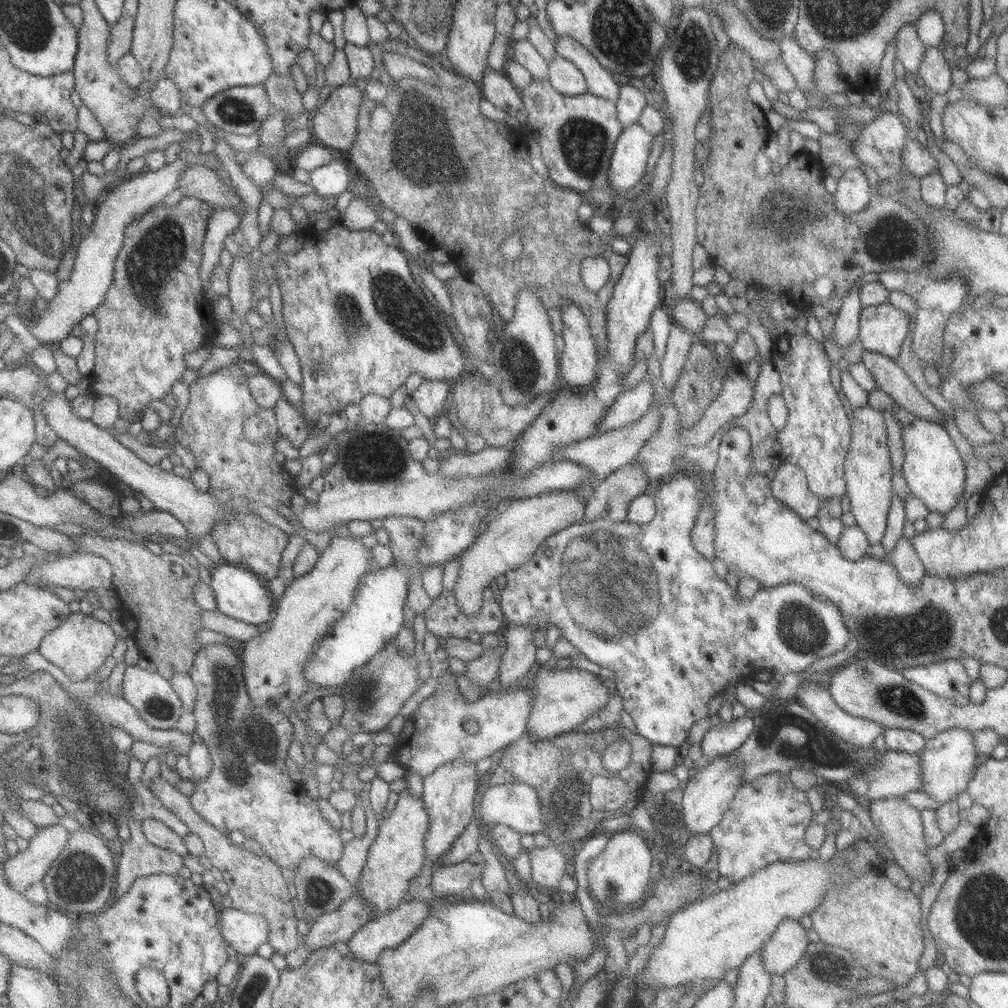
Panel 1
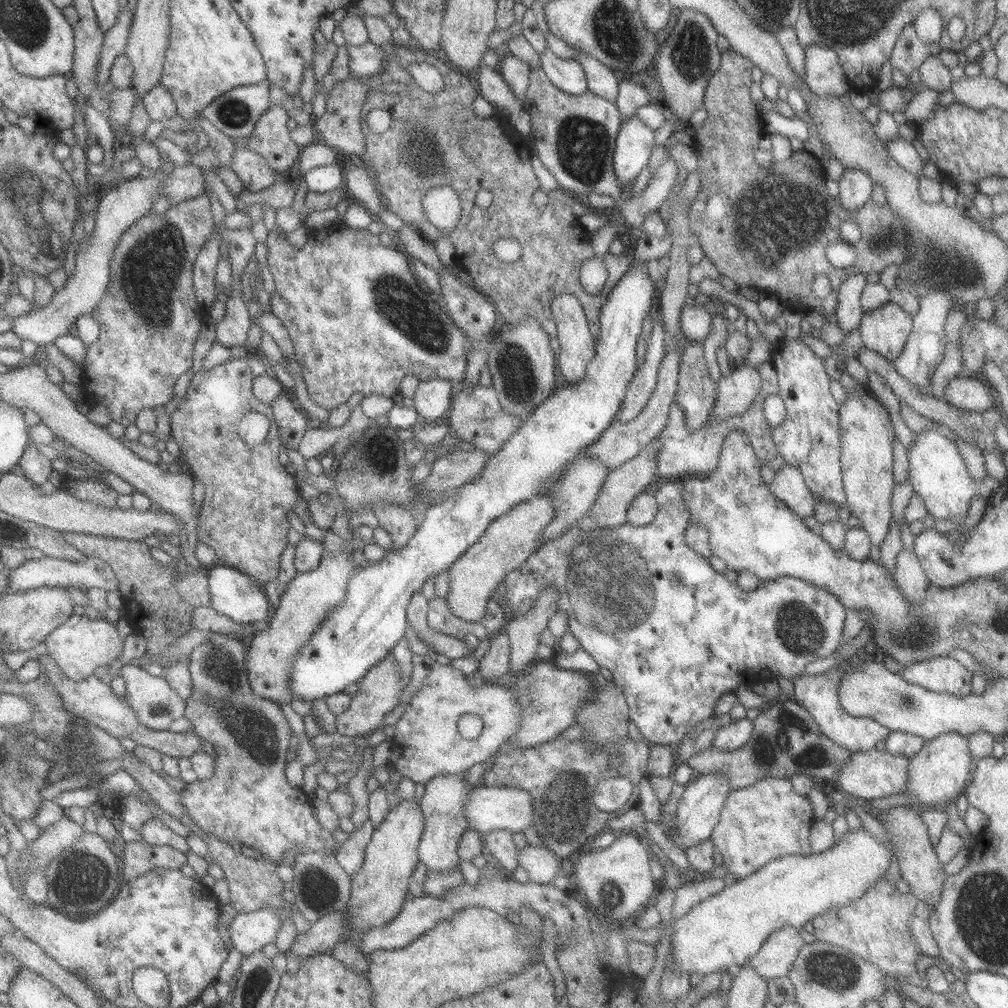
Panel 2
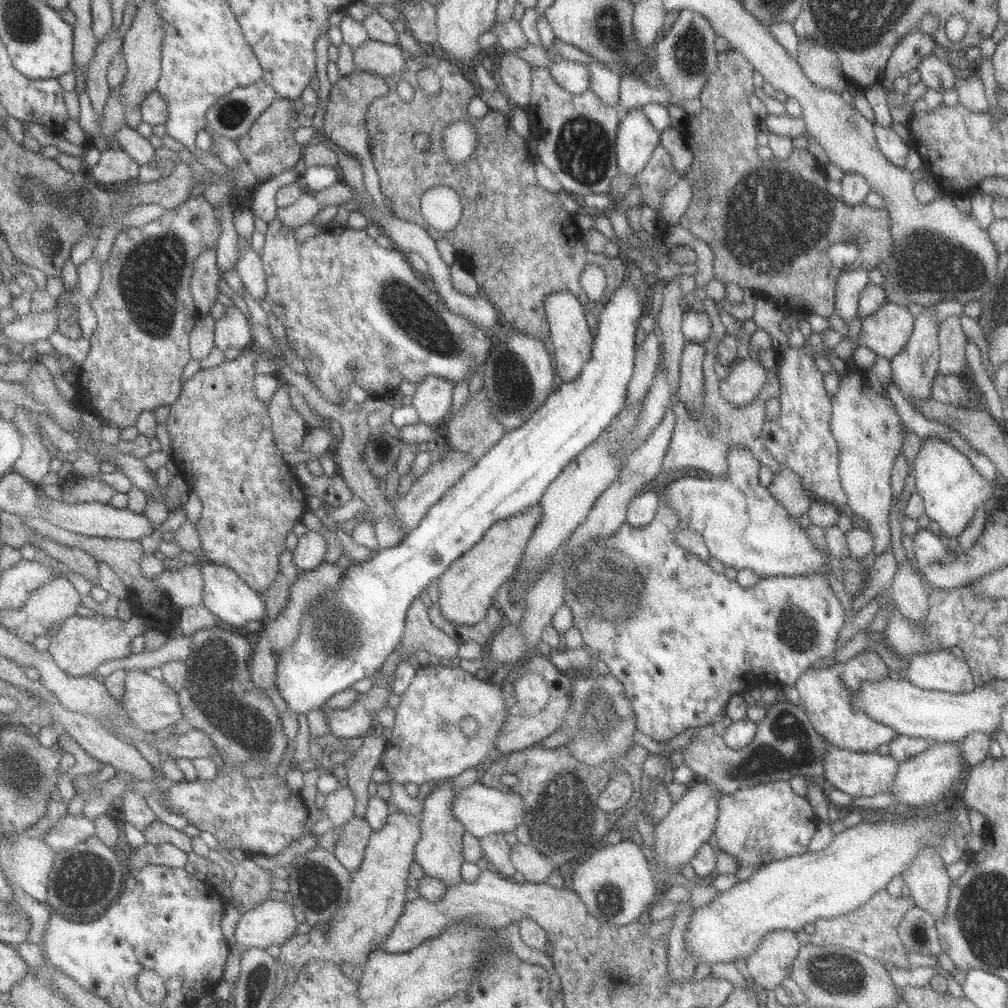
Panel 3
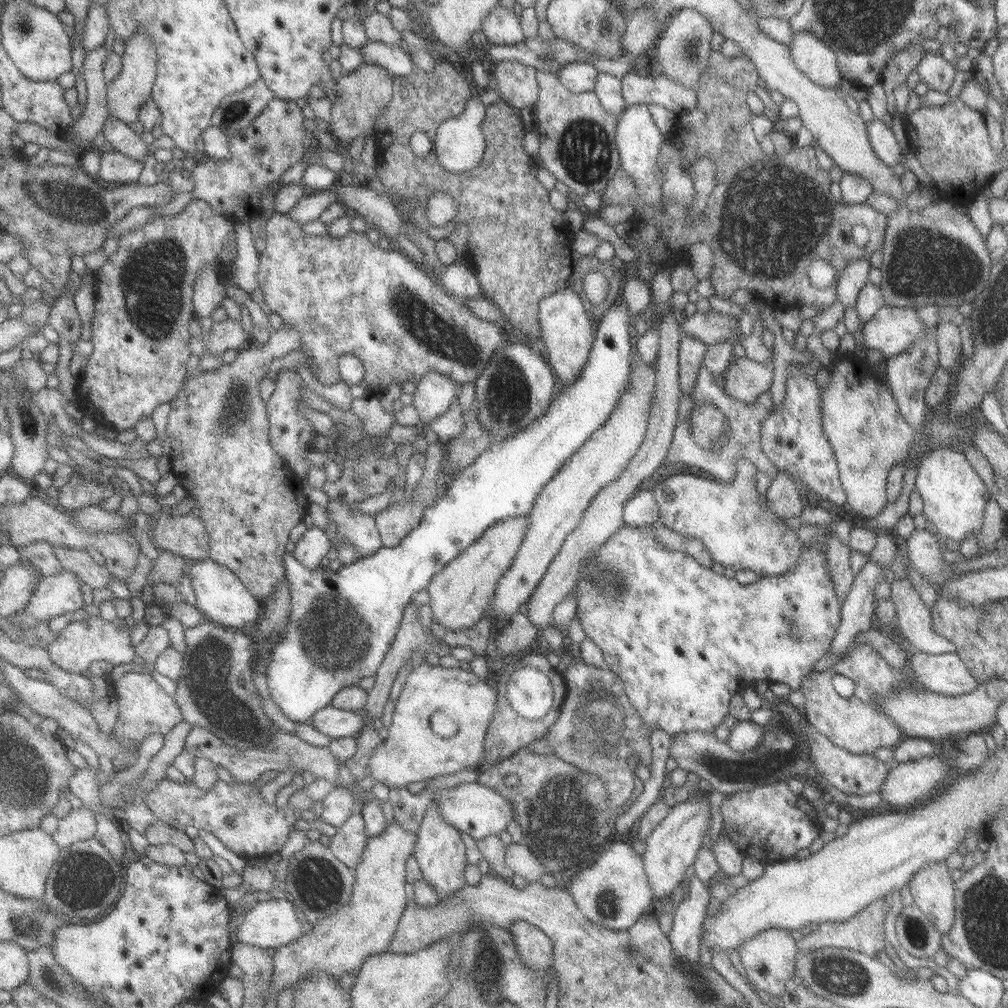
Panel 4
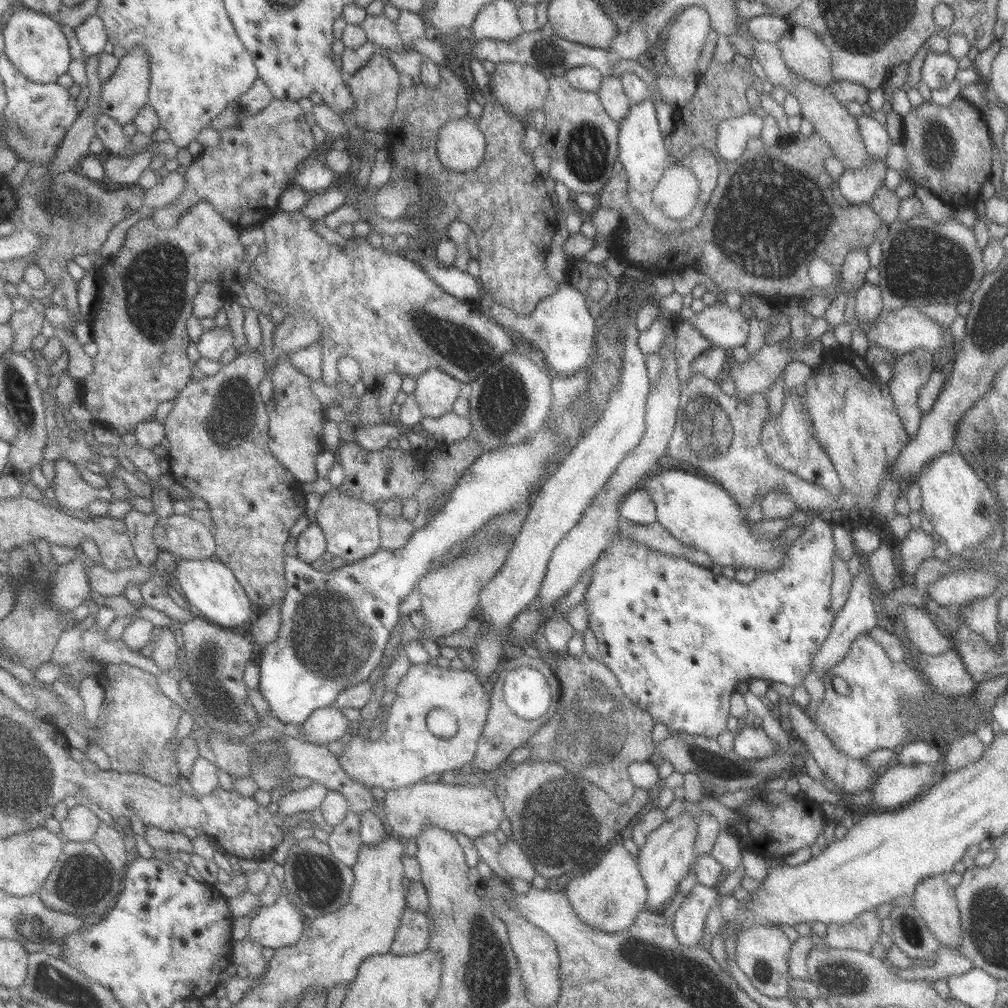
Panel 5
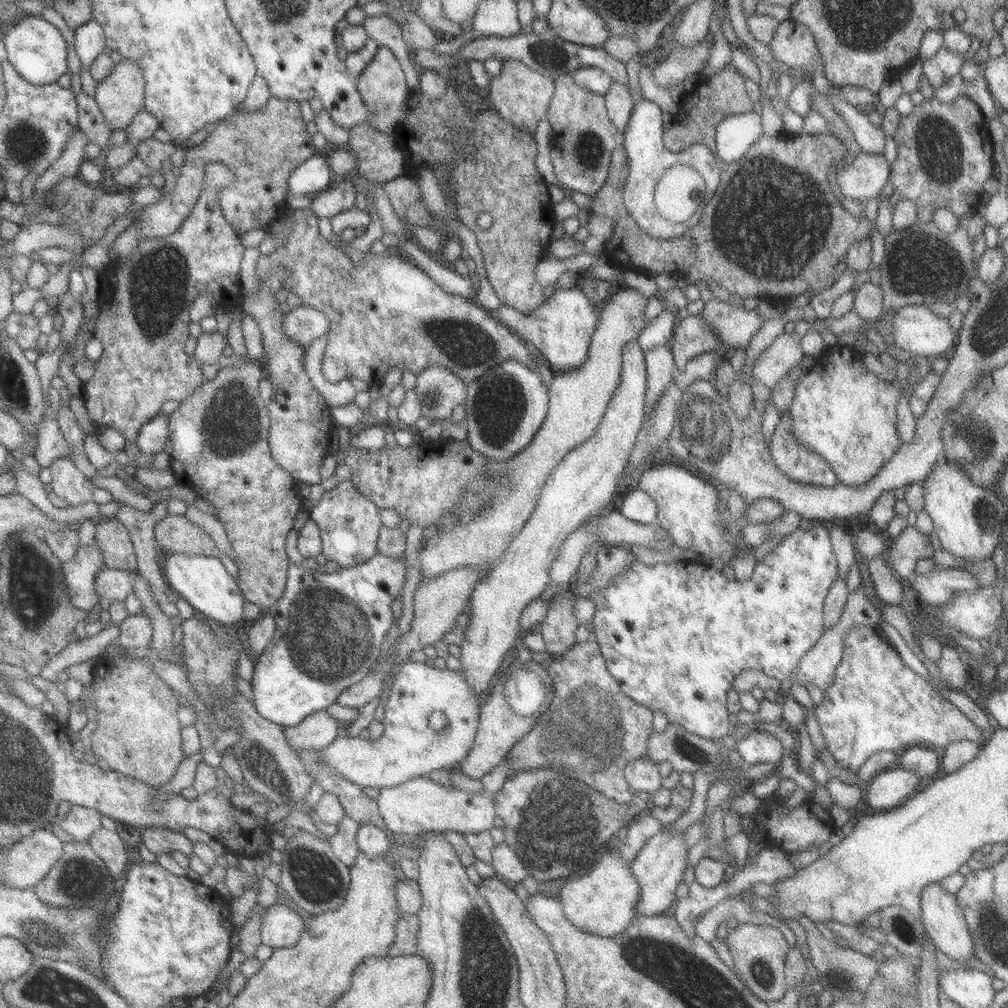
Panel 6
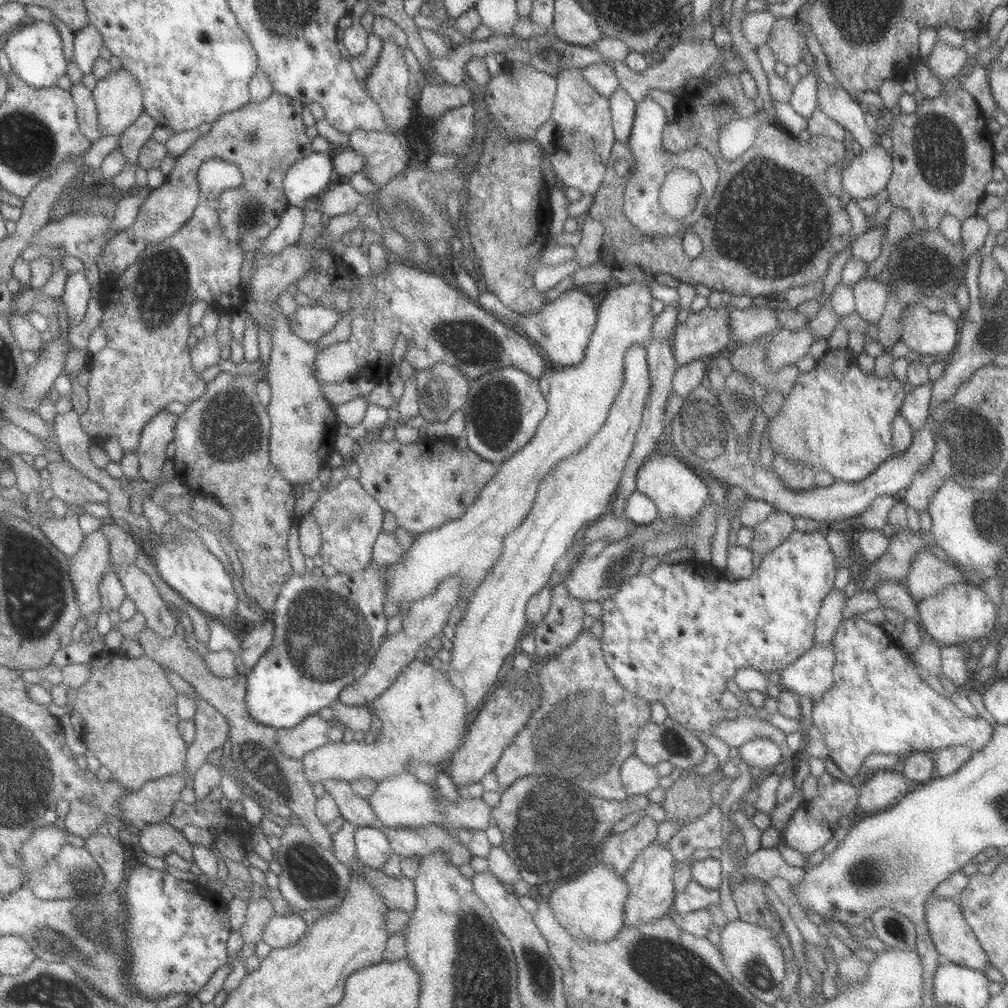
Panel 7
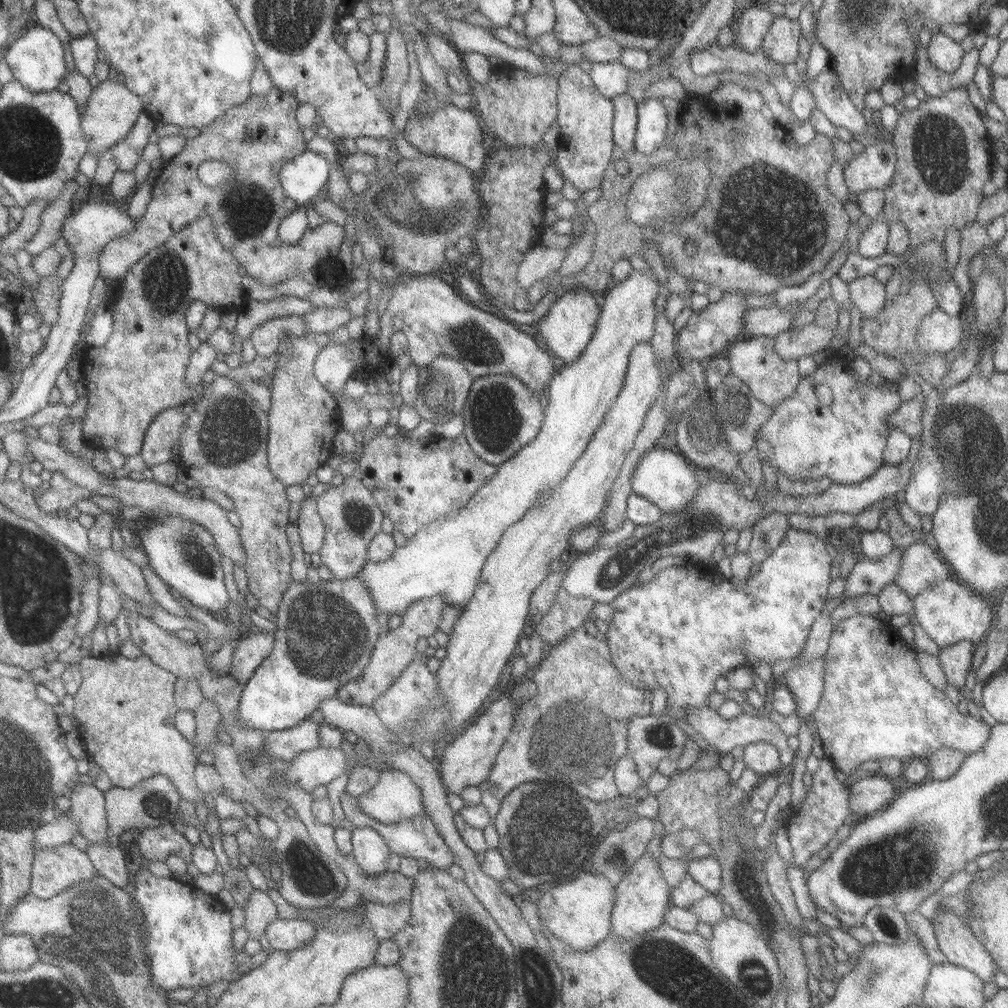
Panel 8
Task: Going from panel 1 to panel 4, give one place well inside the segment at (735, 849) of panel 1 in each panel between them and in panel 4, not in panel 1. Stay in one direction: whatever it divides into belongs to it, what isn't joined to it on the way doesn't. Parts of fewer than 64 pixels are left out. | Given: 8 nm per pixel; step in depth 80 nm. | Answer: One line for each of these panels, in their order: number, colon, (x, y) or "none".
2: (767, 820)
3: (754, 825)
4: (768, 823)

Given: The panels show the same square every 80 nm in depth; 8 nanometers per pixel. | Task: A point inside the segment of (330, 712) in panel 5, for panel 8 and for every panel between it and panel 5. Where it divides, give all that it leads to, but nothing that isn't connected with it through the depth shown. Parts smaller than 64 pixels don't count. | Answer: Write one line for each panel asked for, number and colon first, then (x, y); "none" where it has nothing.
6: (319, 731)
7: (310, 735)
8: (286, 745)

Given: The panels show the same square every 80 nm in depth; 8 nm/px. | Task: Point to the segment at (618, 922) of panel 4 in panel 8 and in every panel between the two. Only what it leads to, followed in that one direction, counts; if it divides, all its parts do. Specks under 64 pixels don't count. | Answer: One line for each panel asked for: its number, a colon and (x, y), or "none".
5: (607, 897)
6: (601, 902)
7: (590, 907)
8: (577, 912)

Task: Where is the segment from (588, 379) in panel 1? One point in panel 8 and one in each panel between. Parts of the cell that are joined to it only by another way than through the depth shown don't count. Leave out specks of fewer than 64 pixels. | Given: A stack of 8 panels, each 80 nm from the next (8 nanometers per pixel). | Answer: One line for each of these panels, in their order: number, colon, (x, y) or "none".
2: (576, 343)
3: (570, 336)
4: (564, 328)
5: (561, 329)
6: (560, 329)
7: (562, 329)
8: (567, 327)

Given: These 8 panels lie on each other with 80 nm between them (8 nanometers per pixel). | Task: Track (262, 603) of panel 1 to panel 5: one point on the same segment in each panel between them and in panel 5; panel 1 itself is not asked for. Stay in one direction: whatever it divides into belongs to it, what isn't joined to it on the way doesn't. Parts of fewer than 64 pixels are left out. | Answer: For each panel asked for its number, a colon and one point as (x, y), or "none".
2: (233, 593)
3: (234, 602)
4: (223, 598)
5: (210, 587)

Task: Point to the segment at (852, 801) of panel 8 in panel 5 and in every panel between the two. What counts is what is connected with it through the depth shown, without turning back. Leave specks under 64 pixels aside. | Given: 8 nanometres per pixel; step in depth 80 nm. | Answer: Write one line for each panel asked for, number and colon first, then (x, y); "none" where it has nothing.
5: (899, 785)
6: (888, 789)
7: (880, 790)

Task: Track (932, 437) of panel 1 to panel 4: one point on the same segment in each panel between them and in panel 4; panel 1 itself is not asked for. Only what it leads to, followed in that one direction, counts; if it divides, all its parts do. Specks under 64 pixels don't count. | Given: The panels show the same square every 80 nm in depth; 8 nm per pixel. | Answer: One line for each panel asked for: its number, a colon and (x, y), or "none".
2: (936, 473)
3: (951, 490)
4: (953, 496)

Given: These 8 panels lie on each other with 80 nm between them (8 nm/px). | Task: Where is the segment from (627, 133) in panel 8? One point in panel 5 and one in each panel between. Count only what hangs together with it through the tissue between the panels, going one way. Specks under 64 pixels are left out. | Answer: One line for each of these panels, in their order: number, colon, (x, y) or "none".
5: (610, 92)
6: (618, 101)
7: (621, 106)

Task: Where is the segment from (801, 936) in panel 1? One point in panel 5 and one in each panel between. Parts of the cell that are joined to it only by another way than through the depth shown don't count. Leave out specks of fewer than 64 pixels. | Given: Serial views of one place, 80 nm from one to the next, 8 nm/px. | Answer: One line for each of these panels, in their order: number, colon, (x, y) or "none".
2: (777, 952)
3: (770, 961)
4: (768, 957)
5: (761, 951)

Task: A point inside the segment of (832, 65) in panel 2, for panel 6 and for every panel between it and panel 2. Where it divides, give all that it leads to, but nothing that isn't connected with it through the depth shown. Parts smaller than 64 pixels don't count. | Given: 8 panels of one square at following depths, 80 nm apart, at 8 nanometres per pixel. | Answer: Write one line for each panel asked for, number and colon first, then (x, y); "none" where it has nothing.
3: (820, 66)
4: (811, 57)
5: (802, 51)
6: (792, 45)

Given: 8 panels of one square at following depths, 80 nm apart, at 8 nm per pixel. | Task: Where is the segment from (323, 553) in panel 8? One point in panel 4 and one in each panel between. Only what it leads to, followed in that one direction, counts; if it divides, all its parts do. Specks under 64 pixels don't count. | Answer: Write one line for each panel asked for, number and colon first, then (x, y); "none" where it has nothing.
4: (360, 529)
5: (351, 525)
6: (350, 524)
7: (350, 519)

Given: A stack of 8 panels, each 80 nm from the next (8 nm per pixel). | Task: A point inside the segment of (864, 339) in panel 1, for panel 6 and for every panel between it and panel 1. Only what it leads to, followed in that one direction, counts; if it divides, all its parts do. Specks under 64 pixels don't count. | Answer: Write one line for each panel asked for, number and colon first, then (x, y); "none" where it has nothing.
2: (884, 330)
3: (885, 331)
4: (891, 330)
5: (901, 331)
6: (917, 331)

